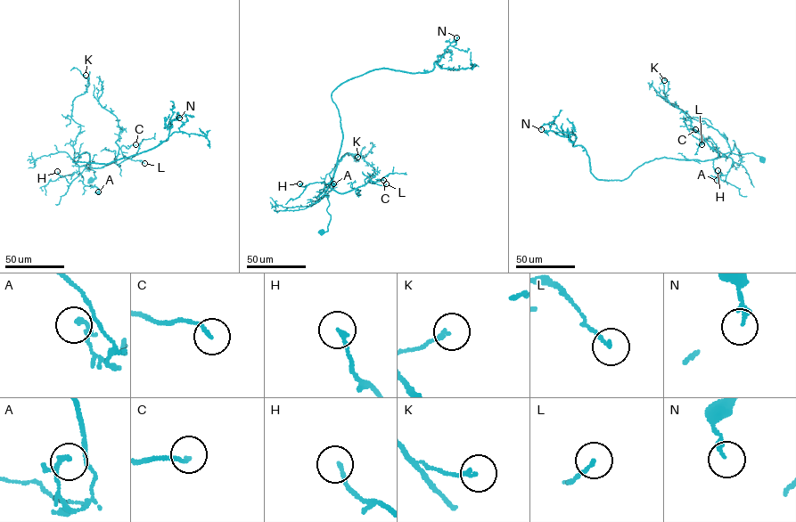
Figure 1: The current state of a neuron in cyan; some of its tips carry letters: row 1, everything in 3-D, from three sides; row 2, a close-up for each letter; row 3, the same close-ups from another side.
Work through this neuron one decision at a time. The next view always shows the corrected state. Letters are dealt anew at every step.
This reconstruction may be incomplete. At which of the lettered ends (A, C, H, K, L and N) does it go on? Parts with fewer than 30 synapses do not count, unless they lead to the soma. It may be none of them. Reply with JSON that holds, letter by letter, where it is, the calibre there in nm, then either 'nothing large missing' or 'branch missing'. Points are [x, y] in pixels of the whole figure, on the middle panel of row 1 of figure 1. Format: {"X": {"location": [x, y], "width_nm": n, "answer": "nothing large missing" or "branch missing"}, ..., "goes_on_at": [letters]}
{"A": {"location": [333, 183], "width_nm": 140, "answer": "nothing large missing"}, "C": {"location": [383, 180], "width_nm": 150, "answer": "nothing large missing"}, "H": {"location": [299, 183], "width_nm": 150, "answer": "nothing large missing"}, "K": {"location": [357, 157], "width_nm": 140, "answer": "nothing large missing"}, "L": {"location": [386, 183], "width_nm": 150, "answer": "nothing large missing"}, "N": {"location": [456, 37], "width_nm": 200, "answer": "nothing large missing"}, "goes_on_at": []}

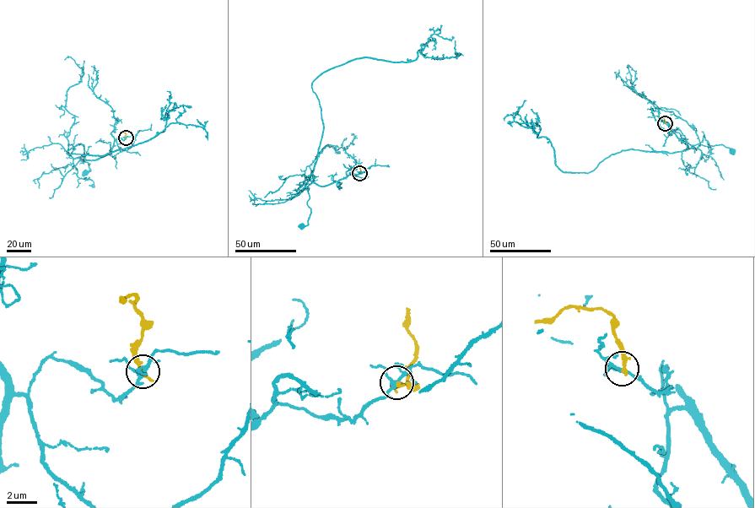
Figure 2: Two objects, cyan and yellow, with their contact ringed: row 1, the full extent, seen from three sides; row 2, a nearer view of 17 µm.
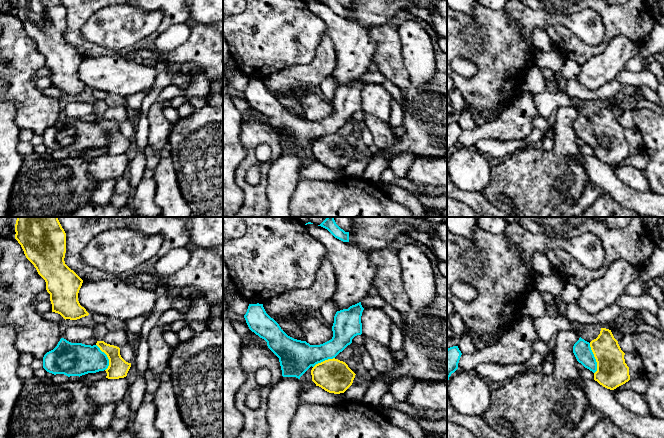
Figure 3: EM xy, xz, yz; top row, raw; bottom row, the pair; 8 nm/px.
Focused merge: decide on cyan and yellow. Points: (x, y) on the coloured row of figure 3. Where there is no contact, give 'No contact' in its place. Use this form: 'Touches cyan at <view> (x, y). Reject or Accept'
Touches cyan at yz (594, 358). Reject

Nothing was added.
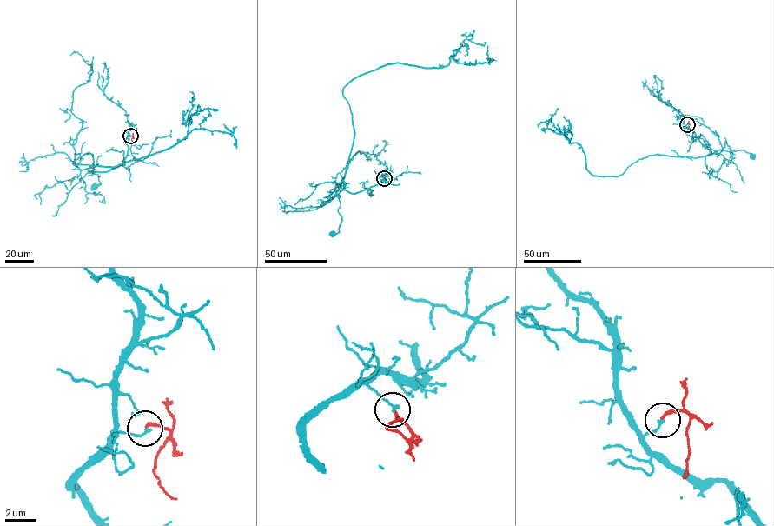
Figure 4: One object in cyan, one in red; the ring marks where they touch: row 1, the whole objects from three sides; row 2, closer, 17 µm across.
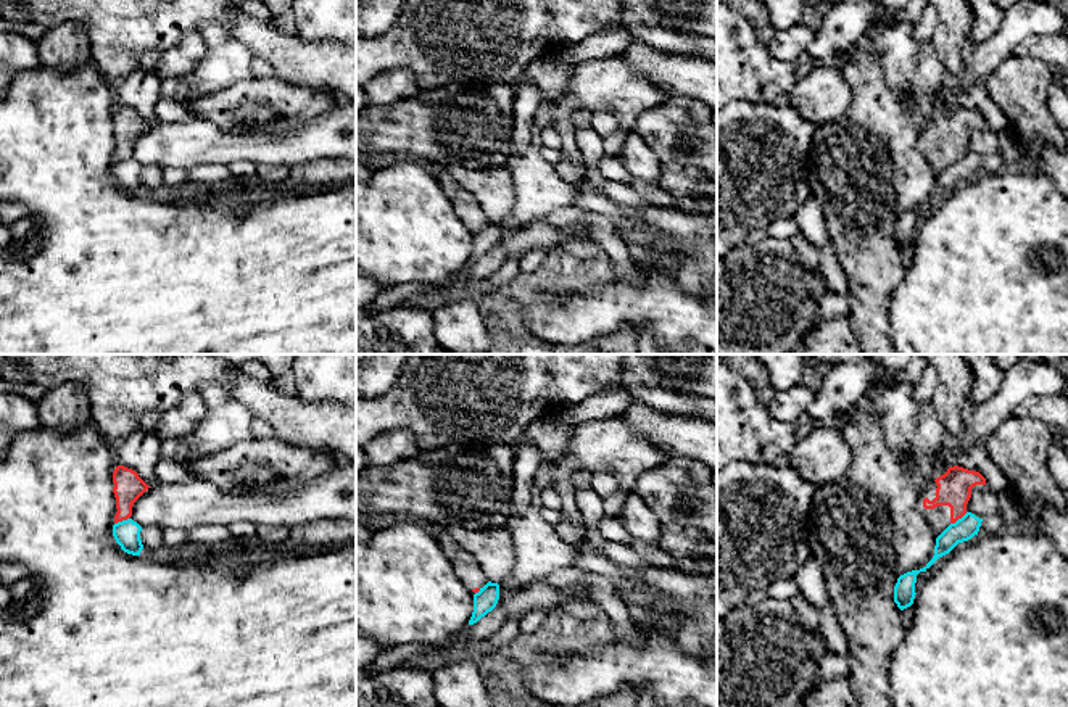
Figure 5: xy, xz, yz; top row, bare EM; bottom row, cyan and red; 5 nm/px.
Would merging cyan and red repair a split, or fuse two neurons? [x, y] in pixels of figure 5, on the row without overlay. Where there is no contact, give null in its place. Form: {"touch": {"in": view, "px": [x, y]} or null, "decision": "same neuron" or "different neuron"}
{"touch": {"in": "yz", "px": [959, 158]}, "decision": "different neuron"}

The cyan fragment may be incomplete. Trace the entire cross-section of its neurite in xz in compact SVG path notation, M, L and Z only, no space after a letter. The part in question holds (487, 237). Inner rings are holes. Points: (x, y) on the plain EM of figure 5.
M488 221L478 232L474 234L474 251L469 264L477 263L482 256L491 251L499 238L499 224Z

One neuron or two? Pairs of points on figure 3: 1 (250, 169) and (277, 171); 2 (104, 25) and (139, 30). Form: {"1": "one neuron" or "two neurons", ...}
{"1": "two neurons", "2": "one neuron"}

